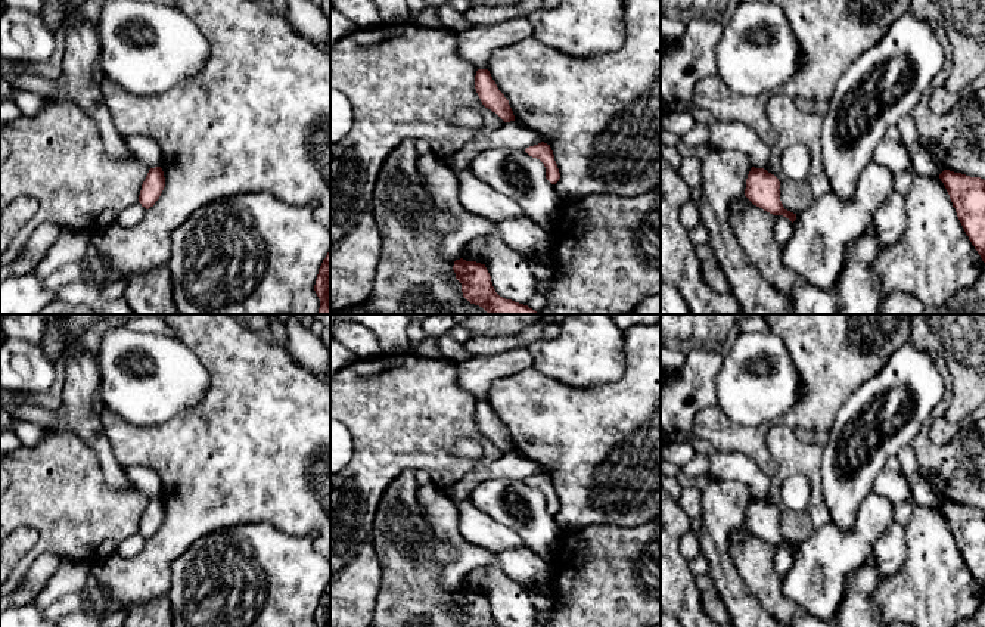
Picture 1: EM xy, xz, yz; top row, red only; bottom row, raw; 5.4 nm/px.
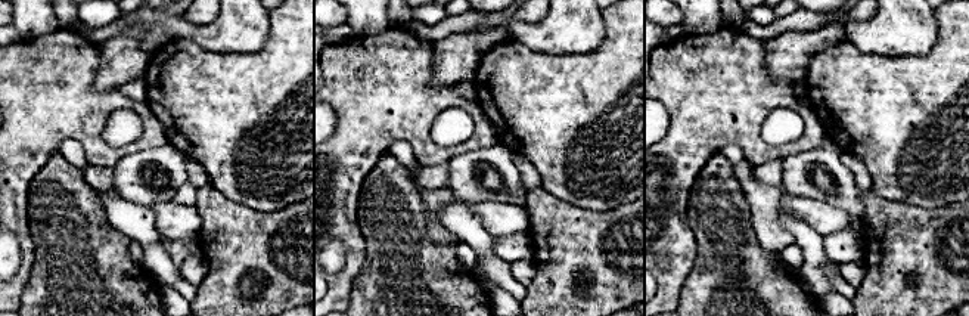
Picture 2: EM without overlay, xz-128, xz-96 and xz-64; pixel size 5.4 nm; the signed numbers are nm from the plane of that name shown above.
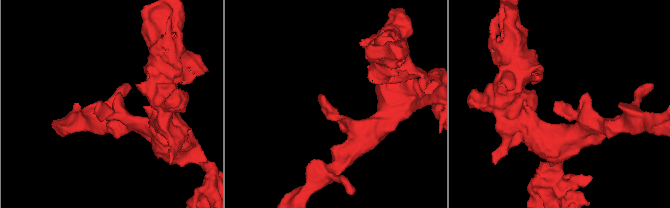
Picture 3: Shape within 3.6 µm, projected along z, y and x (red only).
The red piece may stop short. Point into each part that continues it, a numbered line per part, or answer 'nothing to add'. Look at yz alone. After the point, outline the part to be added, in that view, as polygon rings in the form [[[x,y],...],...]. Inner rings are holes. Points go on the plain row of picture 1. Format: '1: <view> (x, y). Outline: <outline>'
nothing to add

